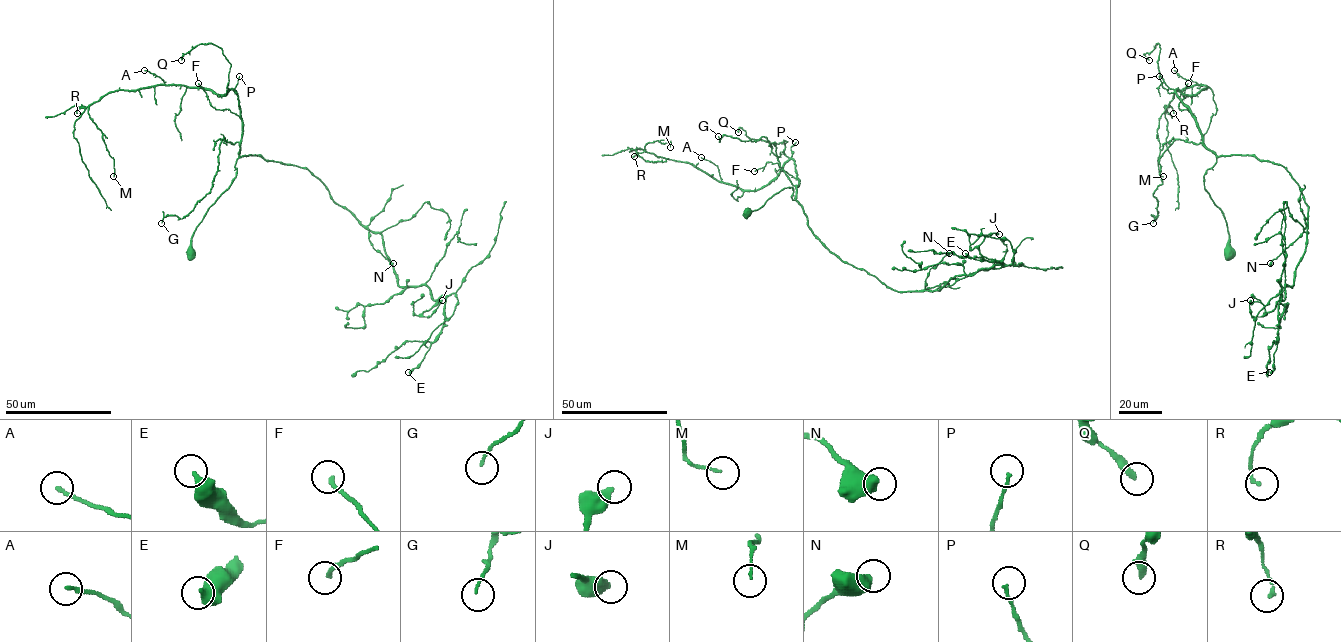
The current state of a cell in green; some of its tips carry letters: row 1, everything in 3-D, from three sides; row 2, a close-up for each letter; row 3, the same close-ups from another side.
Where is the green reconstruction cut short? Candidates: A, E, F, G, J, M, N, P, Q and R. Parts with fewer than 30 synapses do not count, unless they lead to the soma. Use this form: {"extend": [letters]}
{"extend": []}

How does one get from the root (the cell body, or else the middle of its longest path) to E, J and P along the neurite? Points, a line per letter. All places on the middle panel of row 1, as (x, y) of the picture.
E: (747, 211), (792, 187), (808, 227), (831, 252), (898, 291), (938, 290), (956, 275), (1002, 265), (965, 253)
J: (747, 211), (792, 187), (831, 252), (898, 291), (938, 290), (989, 268), (994, 261), (979, 245), (999, 234)
P: (747, 211), (757, 210), (784, 188), (792, 187), (791, 197), (795, 199), (799, 179), (791, 147), (795, 142)

